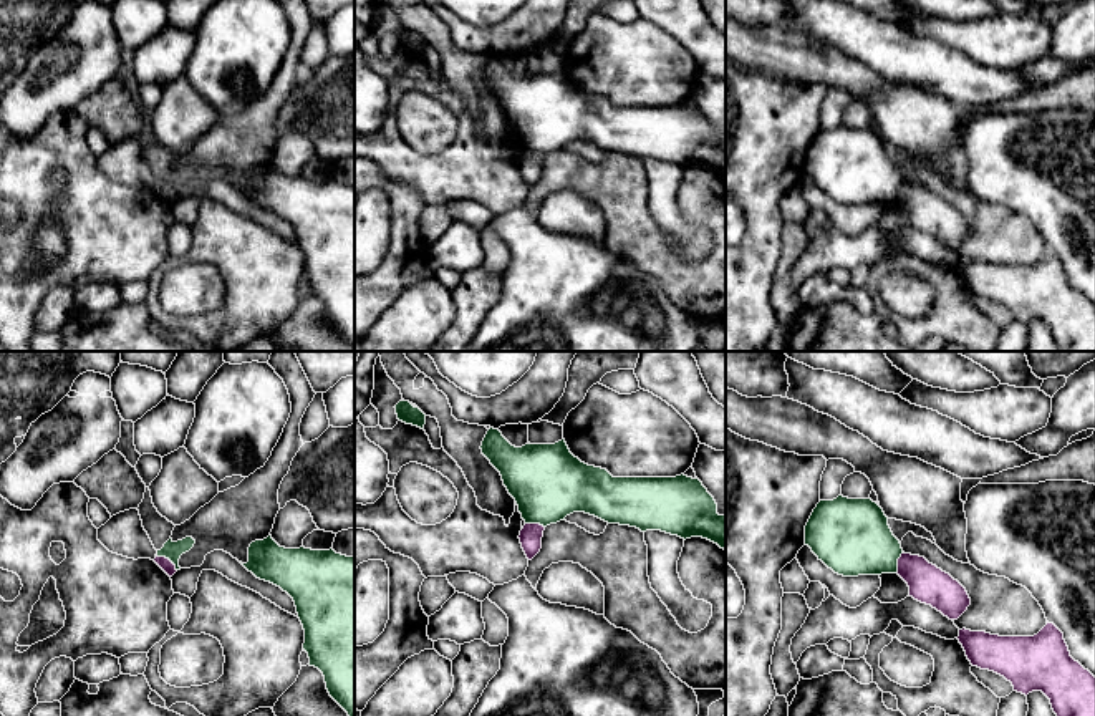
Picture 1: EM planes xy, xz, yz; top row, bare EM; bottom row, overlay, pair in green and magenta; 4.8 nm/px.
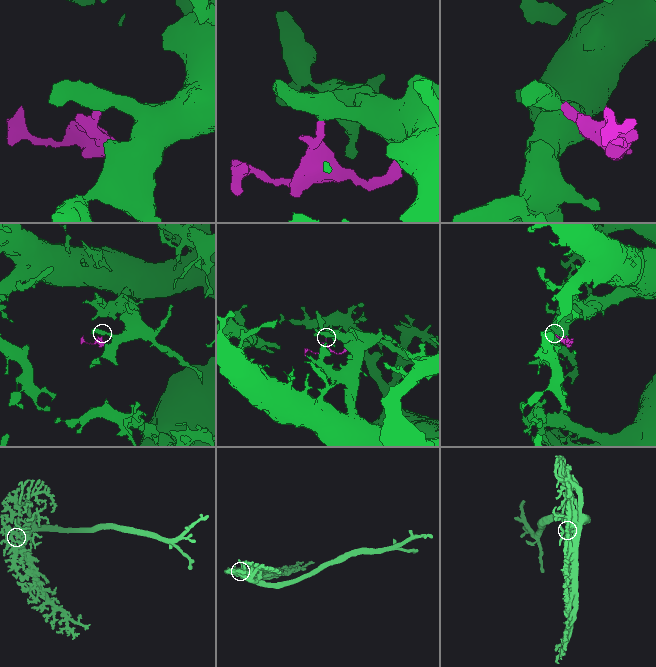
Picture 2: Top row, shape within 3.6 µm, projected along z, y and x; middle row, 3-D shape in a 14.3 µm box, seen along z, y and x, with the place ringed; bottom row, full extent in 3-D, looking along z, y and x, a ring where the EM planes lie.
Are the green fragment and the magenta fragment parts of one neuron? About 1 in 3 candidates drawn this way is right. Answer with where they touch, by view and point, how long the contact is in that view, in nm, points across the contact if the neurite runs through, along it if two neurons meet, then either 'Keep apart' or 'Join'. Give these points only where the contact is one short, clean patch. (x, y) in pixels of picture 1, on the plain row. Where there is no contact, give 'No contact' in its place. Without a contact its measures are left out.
Touches green at xy (168, 186). Shared border 130 nm. Boundary: xy (156, 183), (168, 188), (176, 199). Keep apart

